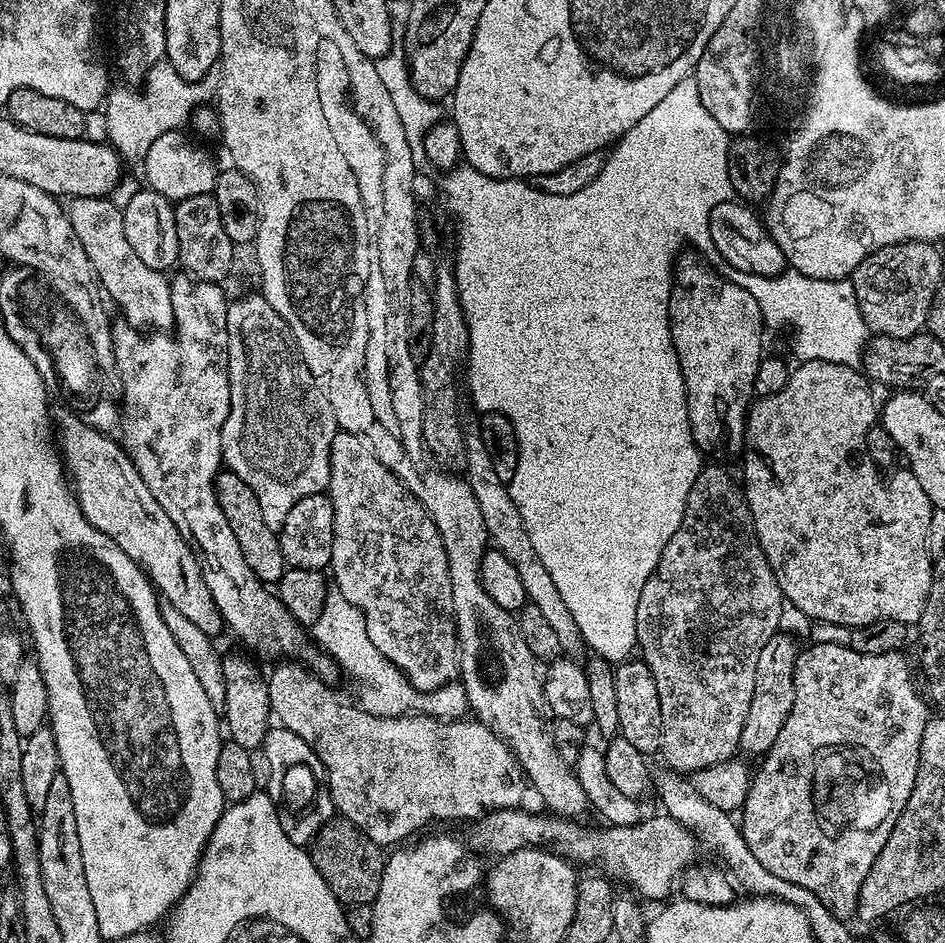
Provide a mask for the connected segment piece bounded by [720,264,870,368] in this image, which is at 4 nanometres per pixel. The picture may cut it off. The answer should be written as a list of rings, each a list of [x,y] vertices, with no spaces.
[[[727,264],[721,267],[720,273],[728,281],[750,291],[769,329],[798,324],[794,350],[799,361],[828,361],[851,368],[863,363],[870,330],[861,316],[856,291],[849,279],[812,279],[793,268],[766,277],[746,273]]]

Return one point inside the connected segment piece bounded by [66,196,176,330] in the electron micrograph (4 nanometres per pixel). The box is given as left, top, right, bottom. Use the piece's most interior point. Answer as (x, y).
(145, 296)

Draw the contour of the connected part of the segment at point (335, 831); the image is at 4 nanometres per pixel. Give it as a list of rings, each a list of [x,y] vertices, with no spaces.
[[[343,818],[326,821],[311,842],[310,855],[318,874],[322,874],[328,889],[334,893],[341,905],[371,904],[376,899],[384,873],[386,852],[361,828],[354,826],[354,822]]]

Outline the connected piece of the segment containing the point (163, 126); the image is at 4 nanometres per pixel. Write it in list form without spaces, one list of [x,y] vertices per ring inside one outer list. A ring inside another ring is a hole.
[[[161,62],[148,69],[145,92],[135,92],[132,88],[109,91],[103,112],[109,123],[108,140],[125,157],[144,158],[154,142],[168,131],[180,130],[189,123],[198,97],[191,83],[183,80],[171,64]],[[128,155],[128,156],[127,156]]]

